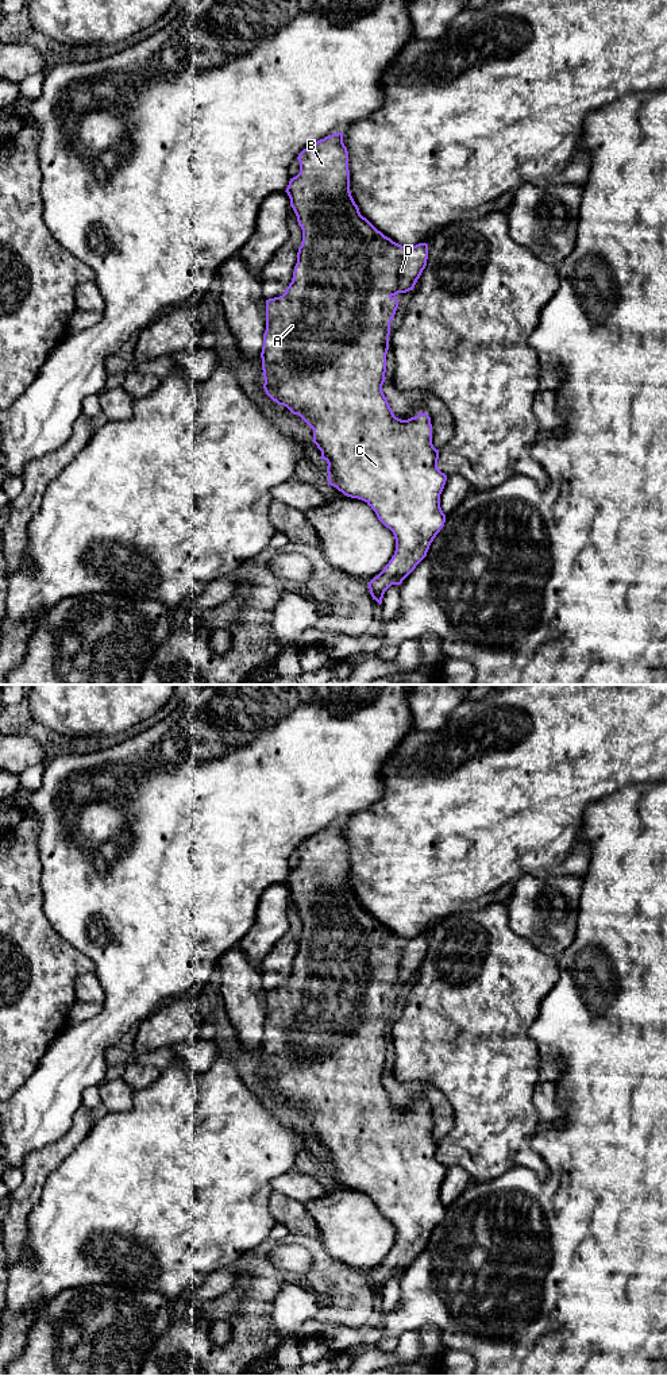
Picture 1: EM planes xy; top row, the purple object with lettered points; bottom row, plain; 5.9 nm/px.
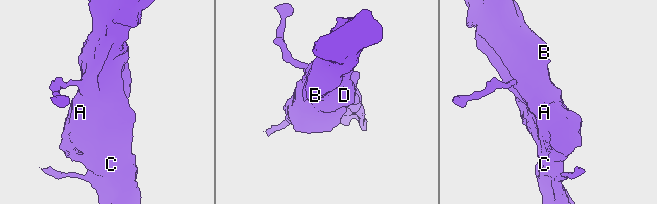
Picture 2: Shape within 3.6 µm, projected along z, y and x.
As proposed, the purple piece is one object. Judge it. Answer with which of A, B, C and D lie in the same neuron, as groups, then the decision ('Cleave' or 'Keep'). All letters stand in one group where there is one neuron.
Groups: A B C D. Keep

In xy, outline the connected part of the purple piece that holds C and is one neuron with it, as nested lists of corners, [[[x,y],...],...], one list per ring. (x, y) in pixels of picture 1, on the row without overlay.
[[[343,824],[332,825],[324,830],[317,832],[312,837],[304,840],[298,848],[300,864],[290,870],[286,884],[290,890],[298,917],[302,921],[302,933],[297,944],[297,955],[294,957],[293,970],[285,984],[279,988],[266,991],[266,1022],[263,1025],[262,1067],[265,1069],[263,1080],[266,1086],[278,1096],[286,1098],[293,1106],[298,1106],[312,1121],[313,1134],[321,1142],[328,1164],[328,1176],[336,1179],[344,1187],[365,1192],[377,1206],[378,1211],[389,1219],[396,1230],[396,1242],[383,1261],[374,1268],[369,1276],[369,1283],[379,1296],[385,1283],[392,1276],[401,1276],[402,1272],[416,1260],[416,1257],[427,1248],[431,1234],[444,1218],[446,1206],[440,1199],[440,1186],[444,1180],[447,1167],[437,1160],[439,1141],[432,1136],[432,1115],[427,1105],[420,1103],[417,1107],[408,1111],[401,1111],[394,1107],[388,1090],[382,1083],[382,1076],[386,1071],[386,1045],[389,1041],[390,1014],[398,999],[398,991],[394,988],[398,984],[413,982],[417,971],[427,957],[428,936],[419,934],[413,938],[405,938],[378,922],[366,909],[359,903],[351,883],[350,883],[350,862],[348,862],[348,843],[343,835]]]

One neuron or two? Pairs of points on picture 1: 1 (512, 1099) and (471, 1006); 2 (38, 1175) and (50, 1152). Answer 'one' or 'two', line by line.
1: one
2: one

